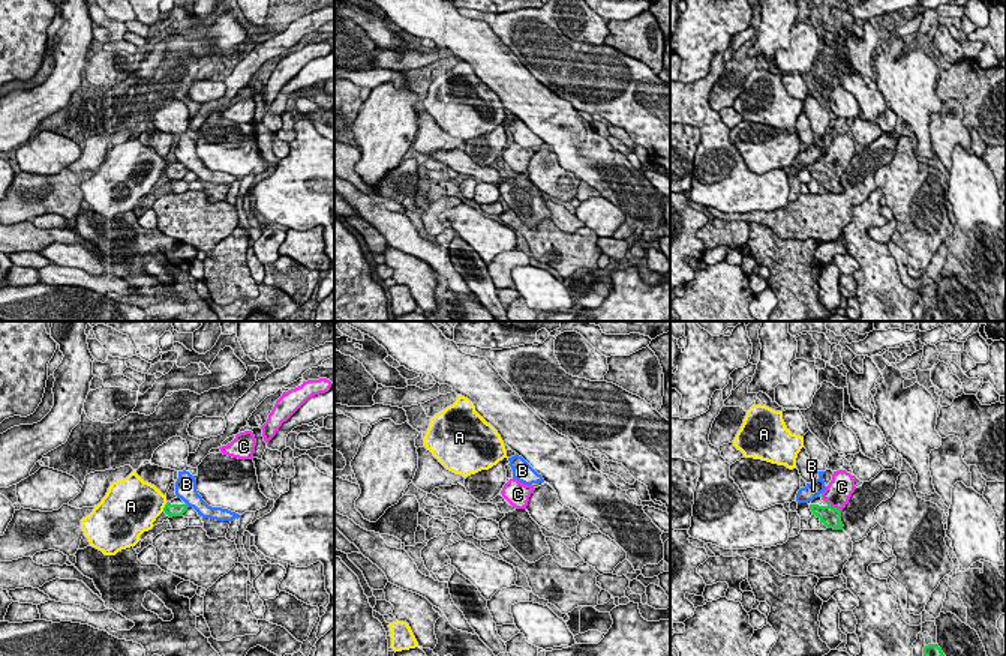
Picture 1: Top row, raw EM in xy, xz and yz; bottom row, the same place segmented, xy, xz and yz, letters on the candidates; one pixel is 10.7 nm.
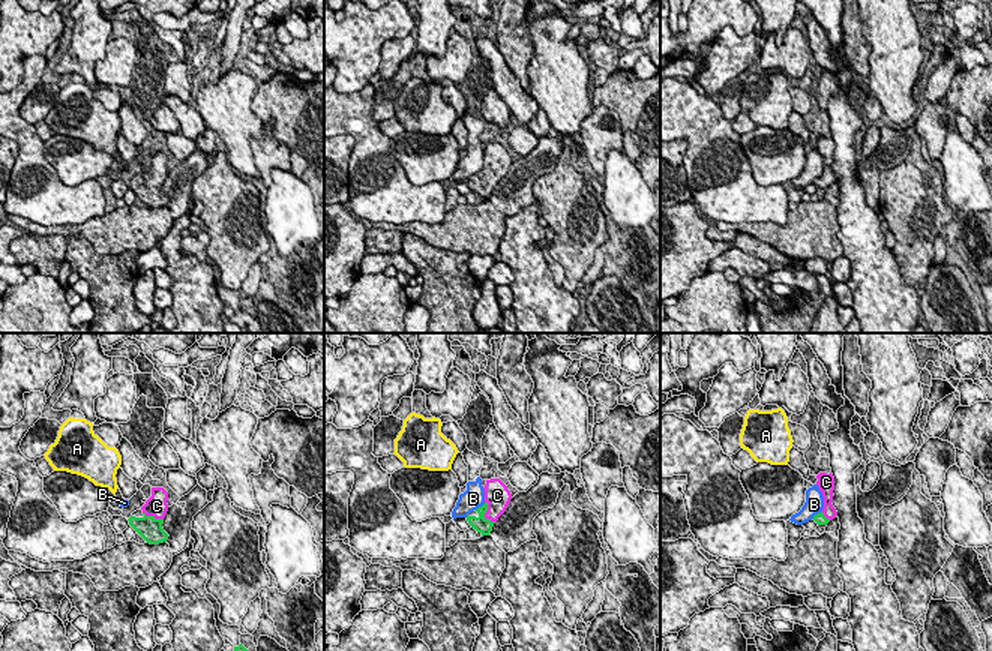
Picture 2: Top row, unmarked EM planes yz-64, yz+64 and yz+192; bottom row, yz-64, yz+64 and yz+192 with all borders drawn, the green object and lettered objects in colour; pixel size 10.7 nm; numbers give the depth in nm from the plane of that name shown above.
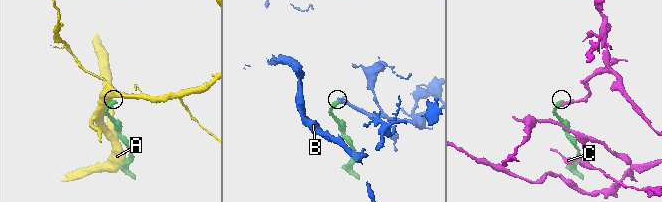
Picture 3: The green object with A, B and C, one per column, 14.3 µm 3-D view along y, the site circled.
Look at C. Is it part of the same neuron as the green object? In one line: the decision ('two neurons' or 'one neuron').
one neuron

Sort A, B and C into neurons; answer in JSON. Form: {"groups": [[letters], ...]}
{"groups": [["A"], ["B"], ["C"]]}

